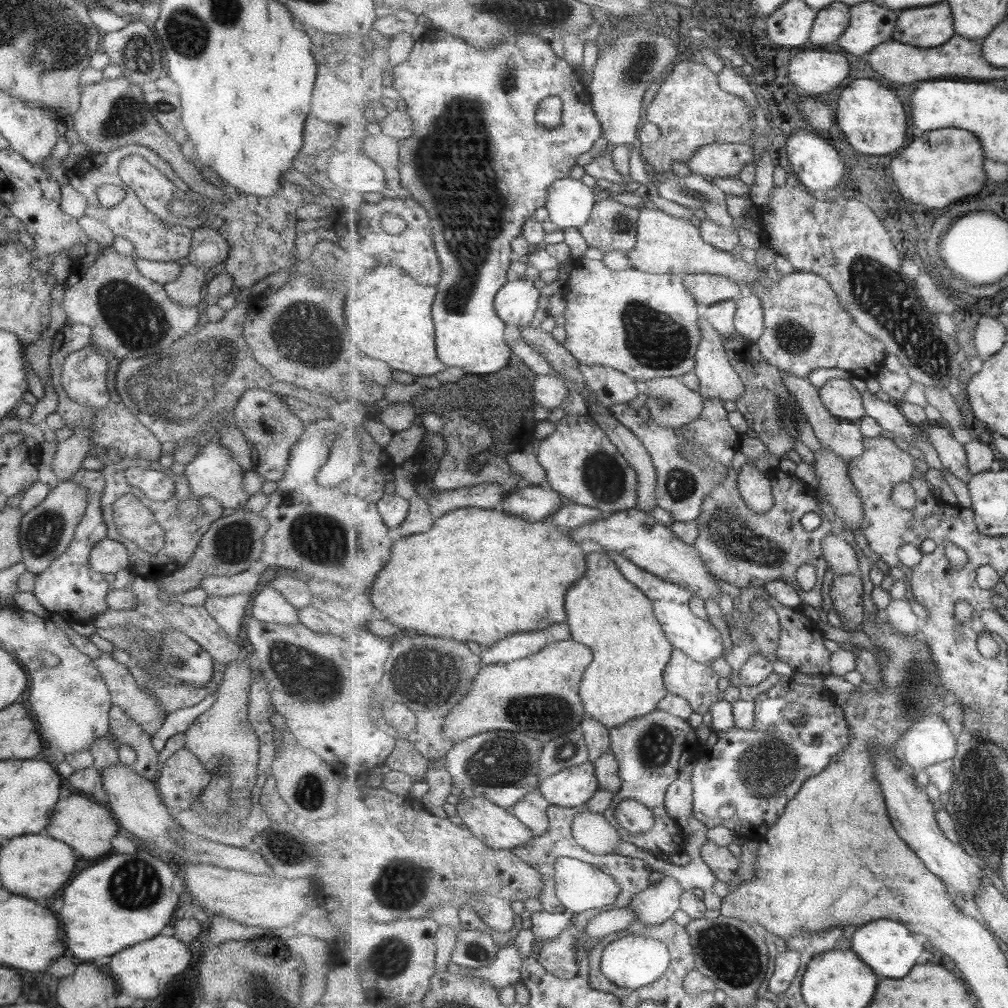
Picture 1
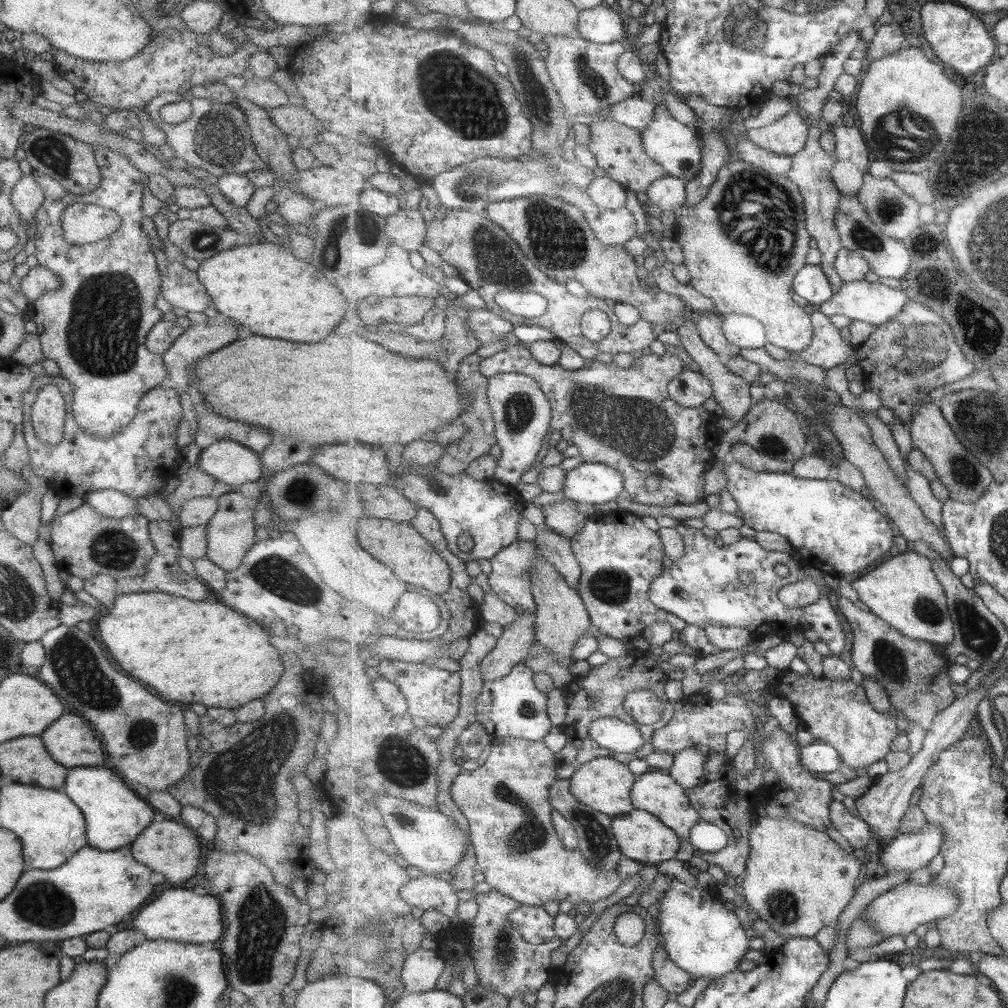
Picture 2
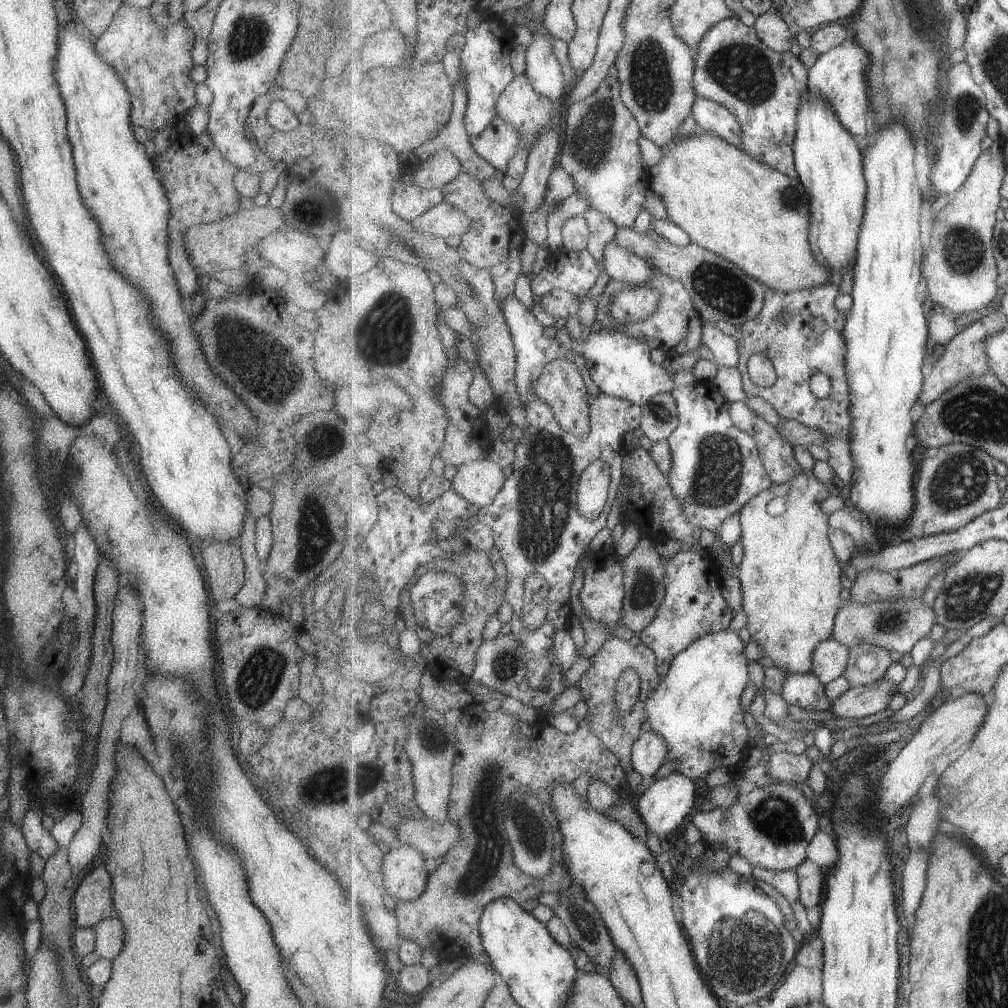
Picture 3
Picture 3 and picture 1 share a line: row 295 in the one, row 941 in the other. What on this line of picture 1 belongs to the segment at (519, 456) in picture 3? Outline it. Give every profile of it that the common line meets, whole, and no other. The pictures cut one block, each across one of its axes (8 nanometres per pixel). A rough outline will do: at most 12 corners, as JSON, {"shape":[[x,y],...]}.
{"shape":[[513,945],[468,976],[497,989],[520,982],[524,960]]}

